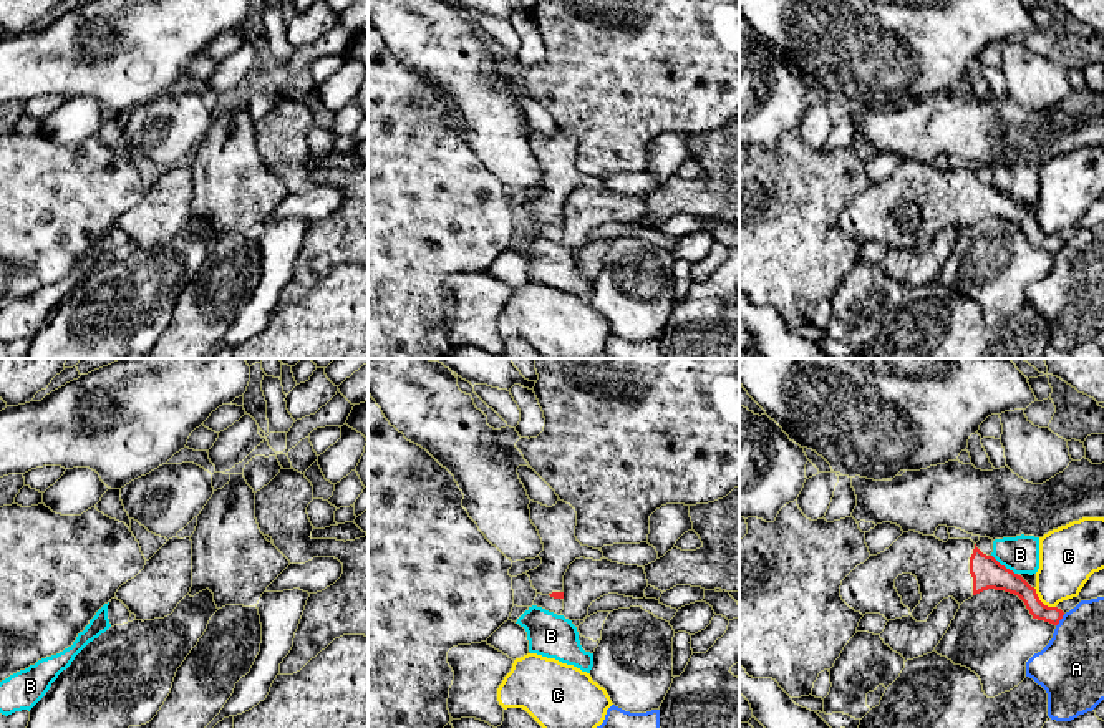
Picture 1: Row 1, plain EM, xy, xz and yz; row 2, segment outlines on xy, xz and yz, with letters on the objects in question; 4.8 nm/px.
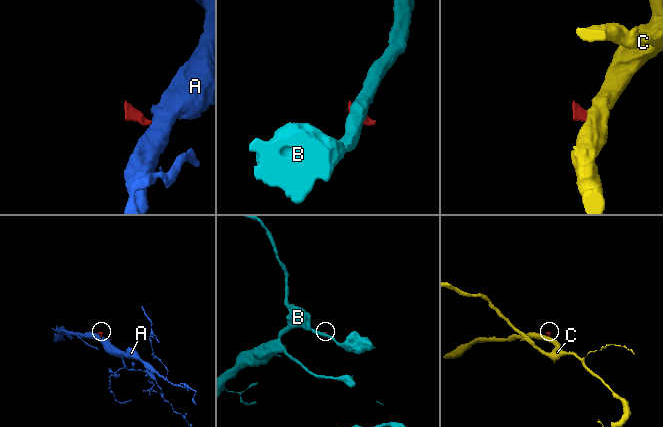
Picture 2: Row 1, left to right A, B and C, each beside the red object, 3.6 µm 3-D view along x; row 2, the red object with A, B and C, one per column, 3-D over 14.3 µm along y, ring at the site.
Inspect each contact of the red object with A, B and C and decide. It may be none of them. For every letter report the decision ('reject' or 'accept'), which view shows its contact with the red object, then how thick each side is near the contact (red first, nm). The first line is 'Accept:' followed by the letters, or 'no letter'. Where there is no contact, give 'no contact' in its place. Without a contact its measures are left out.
Accept: no letter
A: reject | yz | 90/320 nm
B: reject | yz | 150/180 nm
C: reject | yz | 130/280 nm

